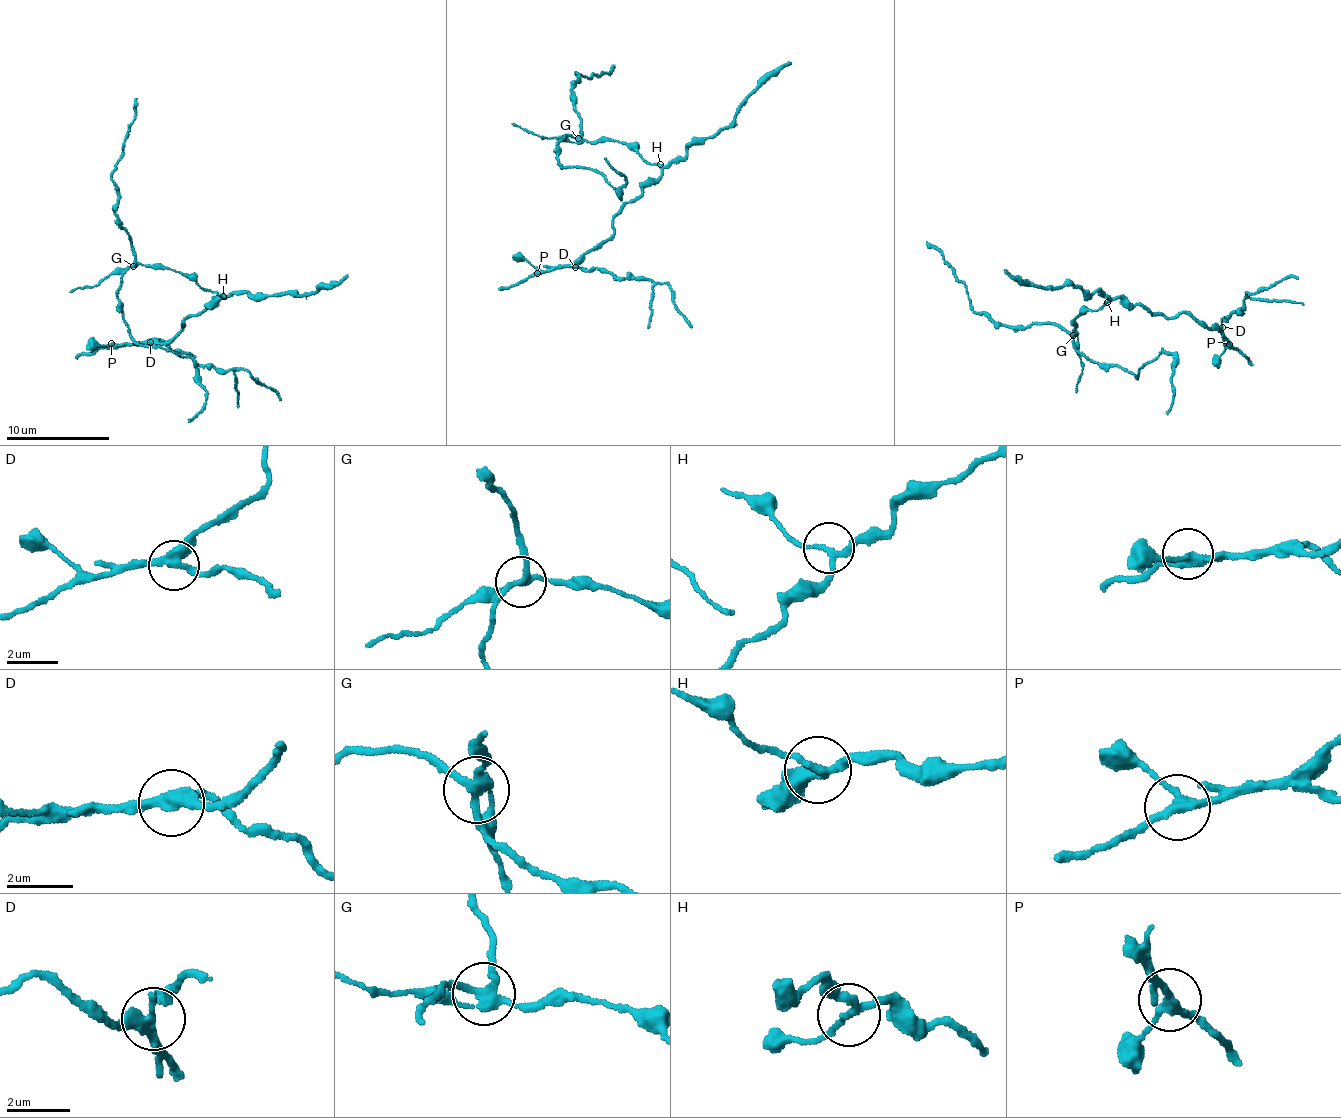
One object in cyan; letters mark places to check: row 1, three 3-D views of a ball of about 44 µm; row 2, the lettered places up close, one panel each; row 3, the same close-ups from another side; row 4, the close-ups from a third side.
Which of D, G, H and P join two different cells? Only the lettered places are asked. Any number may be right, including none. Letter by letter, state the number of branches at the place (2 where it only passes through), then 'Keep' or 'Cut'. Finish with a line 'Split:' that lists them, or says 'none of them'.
D: Branches: 3. Cut
G: Branches: 3. Cut
H: Branches: 3. Keep
P: Branches: 3. Keep
Split: D, G

